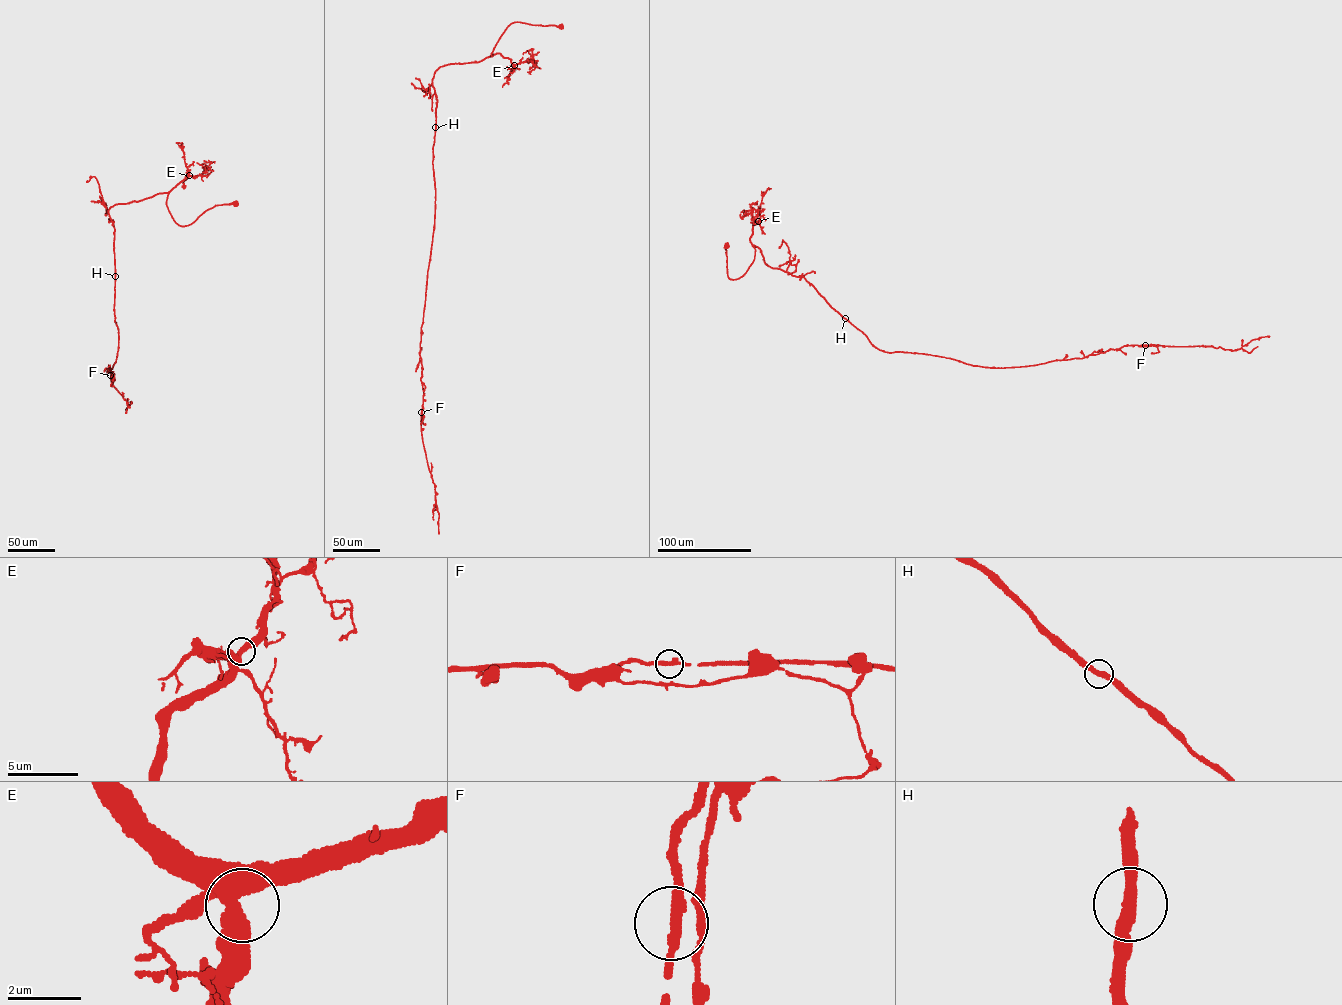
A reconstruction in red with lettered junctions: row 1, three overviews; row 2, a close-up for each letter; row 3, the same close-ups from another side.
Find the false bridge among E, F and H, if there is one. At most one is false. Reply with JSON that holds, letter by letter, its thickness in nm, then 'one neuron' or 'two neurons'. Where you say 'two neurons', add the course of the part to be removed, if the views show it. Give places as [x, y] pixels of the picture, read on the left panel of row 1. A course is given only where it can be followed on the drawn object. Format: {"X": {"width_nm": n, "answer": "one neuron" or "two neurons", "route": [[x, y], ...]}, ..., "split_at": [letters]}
{"E": {"width_nm": 480, "answer": "one neuron"}, "F": {"width_nm": 280, "answer": "one neuron"}, "H": {"width_nm": 340, "answer": "one neuron"}, "split_at": []}

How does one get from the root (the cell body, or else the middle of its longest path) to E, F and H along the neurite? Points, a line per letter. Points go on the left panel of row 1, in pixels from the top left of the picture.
E: (236, 203), (215, 205), (190, 224), (180, 225), (169, 212), (166, 200), (170, 191), (189, 175)
F: (236, 203), (215, 205), (183, 226), (169, 212), (168, 193), (110, 207), (119, 339), (111, 375)
H: (236, 203), (215, 205), (183, 226), (169, 212), (168, 193), (111, 206), (108, 212), (114, 228), (115, 276)

